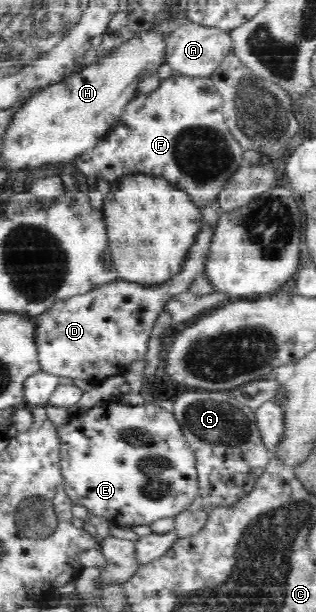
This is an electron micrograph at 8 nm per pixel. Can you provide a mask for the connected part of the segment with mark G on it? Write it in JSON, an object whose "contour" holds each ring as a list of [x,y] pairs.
{"contour":[[[182,390],[180,396],[174,400],[174,417],[182,428],[182,433],[197,458],[196,471],[198,483],[201,484],[201,493],[192,505],[184,512],[180,512],[175,517],[175,536],[178,541],[182,541],[188,536],[194,536],[201,532],[209,520],[209,514],[214,508],[232,507],[238,501],[254,490],[254,486],[266,473],[272,452],[268,451],[265,442],[262,440],[261,432],[258,429],[256,414],[248,406],[237,402],[232,394],[227,391],[207,391],[207,390]]]}

